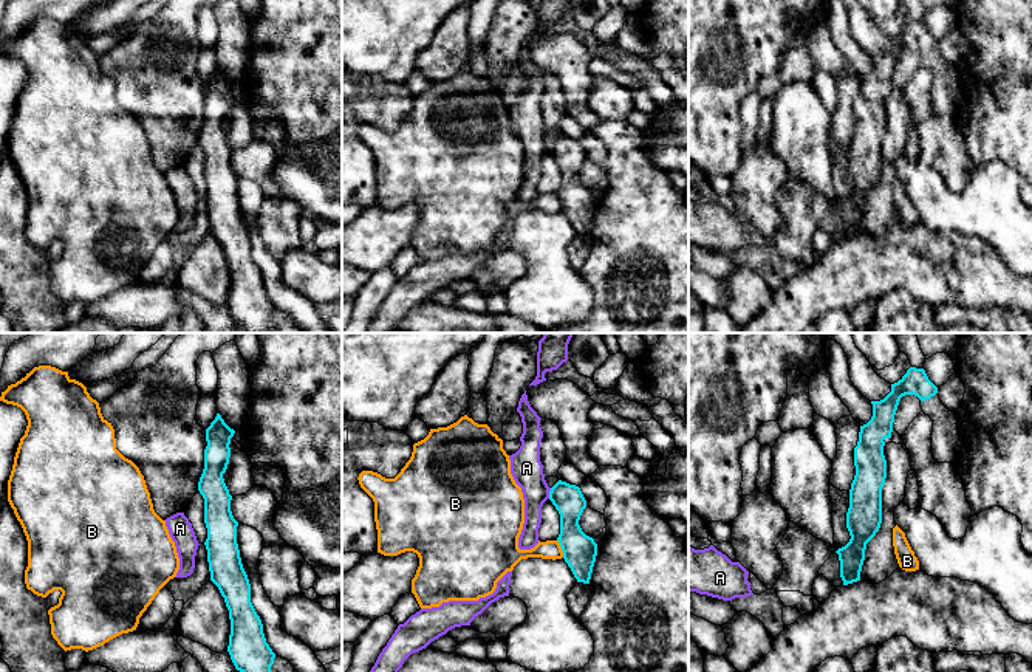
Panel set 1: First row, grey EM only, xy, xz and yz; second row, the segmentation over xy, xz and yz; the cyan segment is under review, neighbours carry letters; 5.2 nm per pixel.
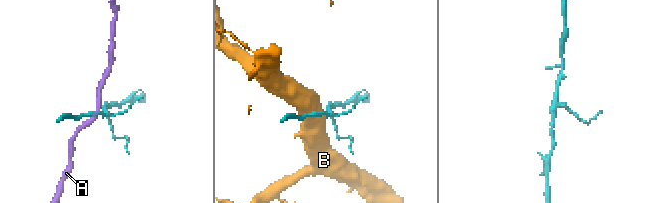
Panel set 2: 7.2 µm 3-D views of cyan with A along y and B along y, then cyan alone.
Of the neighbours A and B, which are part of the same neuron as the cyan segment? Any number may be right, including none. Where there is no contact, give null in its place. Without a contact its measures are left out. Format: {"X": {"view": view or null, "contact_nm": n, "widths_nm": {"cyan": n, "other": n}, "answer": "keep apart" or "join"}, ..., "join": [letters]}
{"A": {"view": "xz", "contact_nm": 60, "widths_nm": {"cyan": 160, "other": 160}, "answer": "keep apart"}, "B": {"view": "xz", "contact_nm": 100, "widths_nm": {"cyan": 180, "other": 100}, "answer": "keep apart"}, "join": []}

